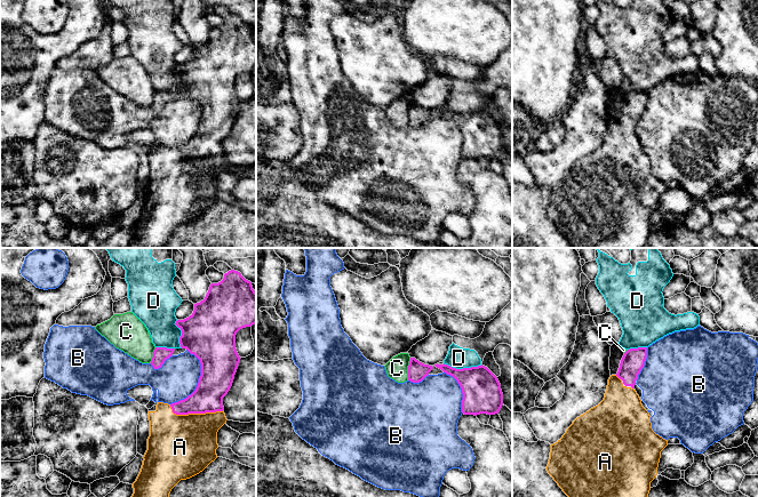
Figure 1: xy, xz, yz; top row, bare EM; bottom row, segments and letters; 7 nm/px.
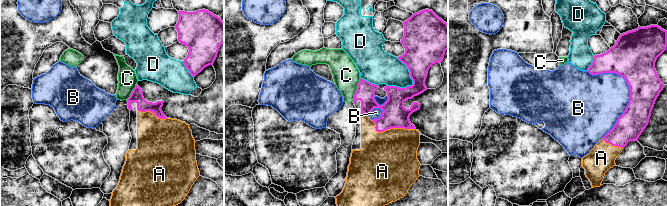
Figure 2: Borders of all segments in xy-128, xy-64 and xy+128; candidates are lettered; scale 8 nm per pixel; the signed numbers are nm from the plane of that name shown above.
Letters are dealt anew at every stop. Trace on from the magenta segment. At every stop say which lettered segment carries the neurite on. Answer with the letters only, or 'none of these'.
A

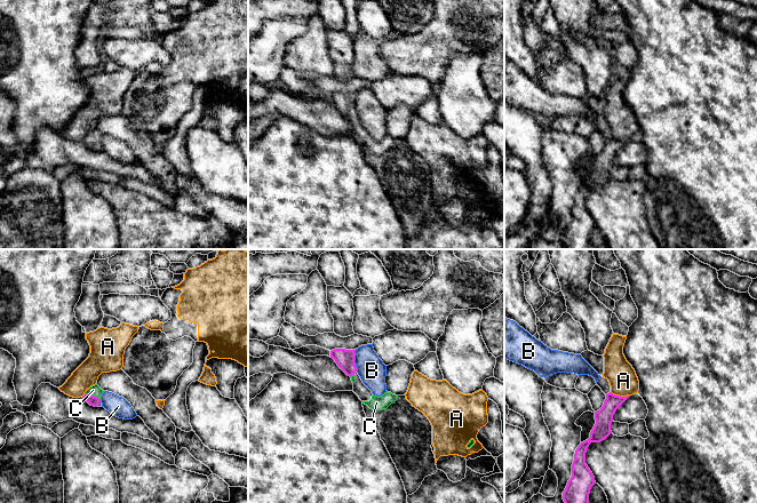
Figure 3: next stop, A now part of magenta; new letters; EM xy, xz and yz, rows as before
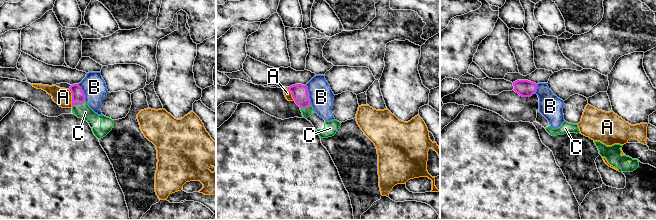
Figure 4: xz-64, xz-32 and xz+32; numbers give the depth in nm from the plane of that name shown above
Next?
C

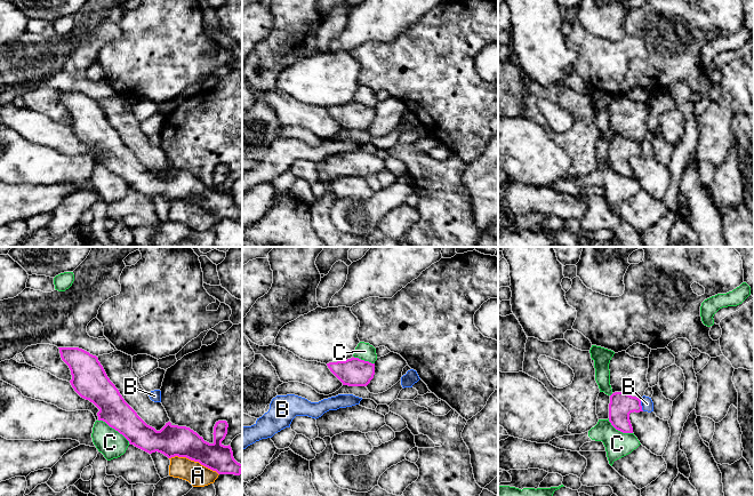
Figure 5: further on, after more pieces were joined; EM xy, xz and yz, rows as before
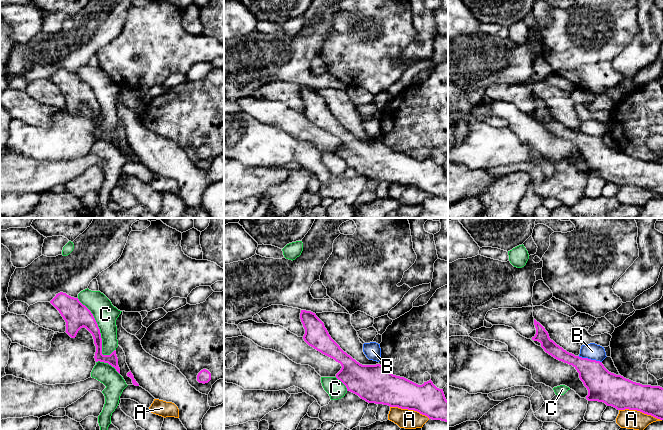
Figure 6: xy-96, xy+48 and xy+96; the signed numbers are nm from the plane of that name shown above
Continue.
none of these

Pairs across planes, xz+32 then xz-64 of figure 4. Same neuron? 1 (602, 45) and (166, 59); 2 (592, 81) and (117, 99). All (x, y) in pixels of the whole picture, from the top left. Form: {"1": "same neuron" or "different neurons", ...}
{"1": "different neurons", "2": "different neurons"}

